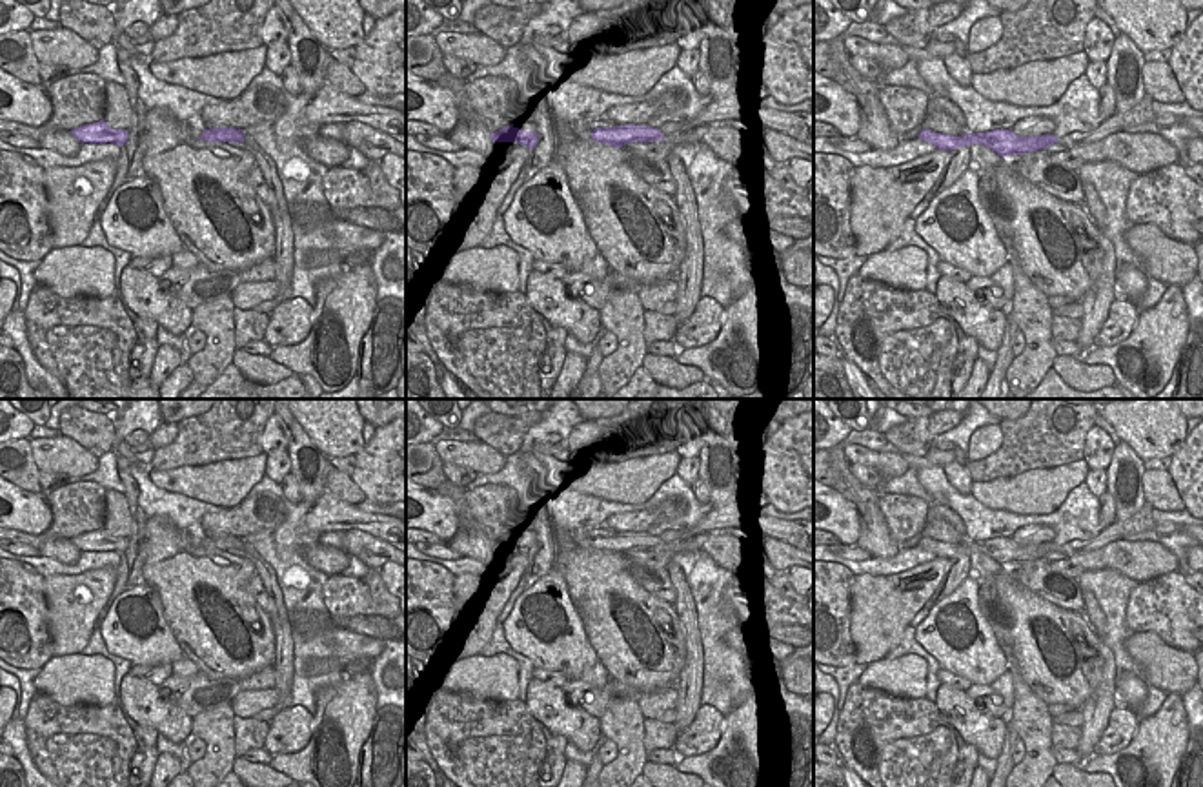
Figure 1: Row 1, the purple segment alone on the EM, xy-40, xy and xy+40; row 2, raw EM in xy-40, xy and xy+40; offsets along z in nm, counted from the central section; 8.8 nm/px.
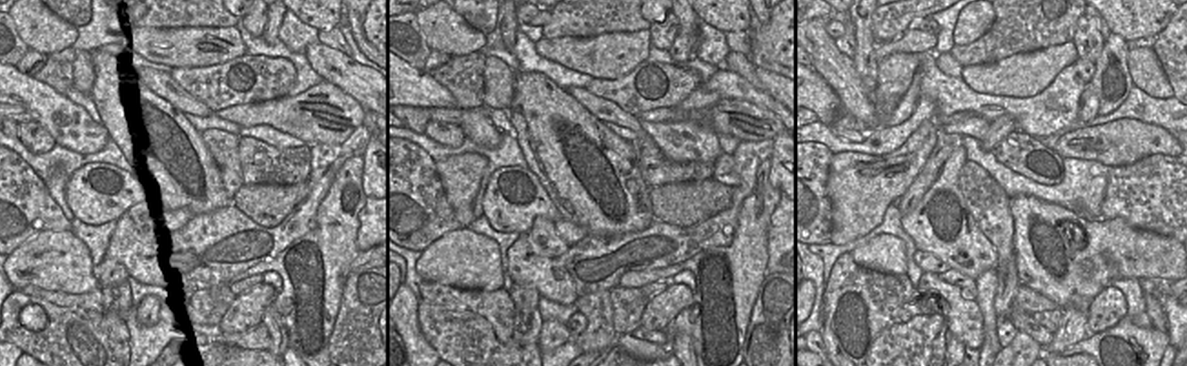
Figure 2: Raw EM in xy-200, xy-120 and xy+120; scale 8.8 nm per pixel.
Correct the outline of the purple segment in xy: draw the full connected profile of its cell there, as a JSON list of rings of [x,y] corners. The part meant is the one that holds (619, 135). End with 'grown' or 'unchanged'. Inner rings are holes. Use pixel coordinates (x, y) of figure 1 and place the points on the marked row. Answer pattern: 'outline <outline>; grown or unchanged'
outline [[[626,124],[615,128],[595,128],[591,131],[591,140],[613,148],[622,148],[630,142],[664,140],[664,137],[657,128]]]; unchanged

